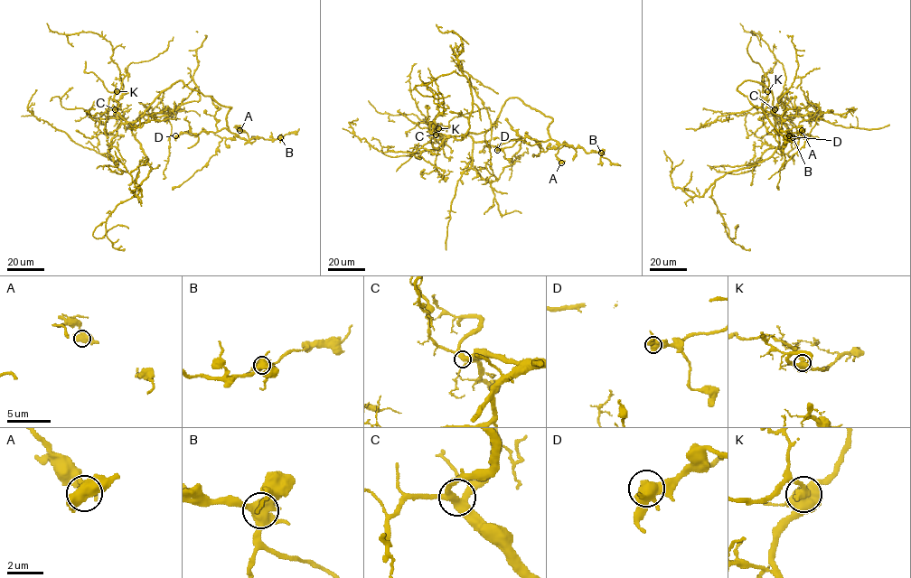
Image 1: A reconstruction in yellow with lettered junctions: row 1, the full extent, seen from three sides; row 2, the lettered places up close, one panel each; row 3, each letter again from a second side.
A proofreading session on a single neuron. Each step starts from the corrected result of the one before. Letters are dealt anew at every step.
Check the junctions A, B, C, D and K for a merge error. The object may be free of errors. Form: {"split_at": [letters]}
{"split_at": []}

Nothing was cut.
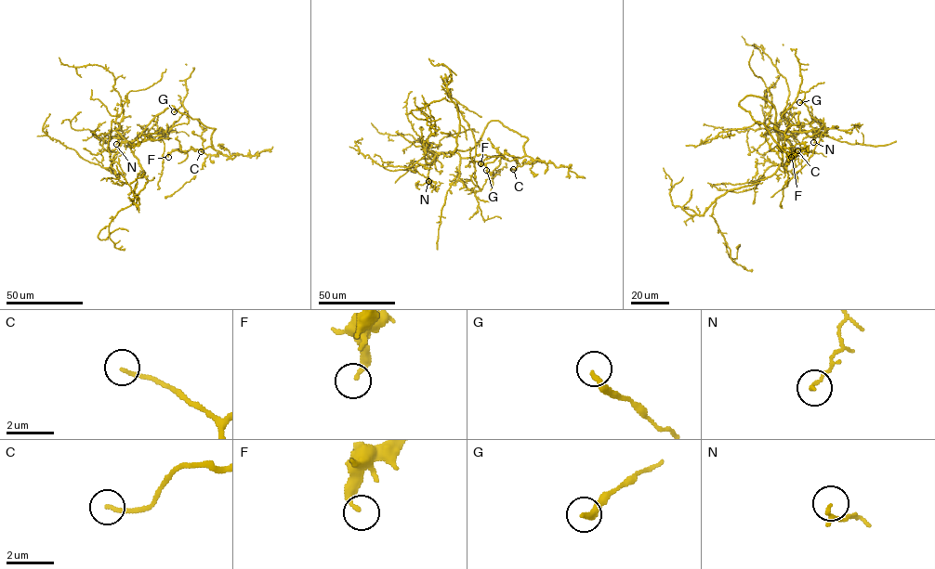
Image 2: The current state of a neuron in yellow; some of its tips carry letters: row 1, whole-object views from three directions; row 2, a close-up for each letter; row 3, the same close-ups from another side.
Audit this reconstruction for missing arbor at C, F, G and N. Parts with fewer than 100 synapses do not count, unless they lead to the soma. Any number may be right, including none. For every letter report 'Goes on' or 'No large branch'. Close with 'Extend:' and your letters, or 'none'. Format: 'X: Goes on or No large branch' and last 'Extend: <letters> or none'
C: No large branch
F: No large branch
G: No large branch
N: No large branch
Extend: none

